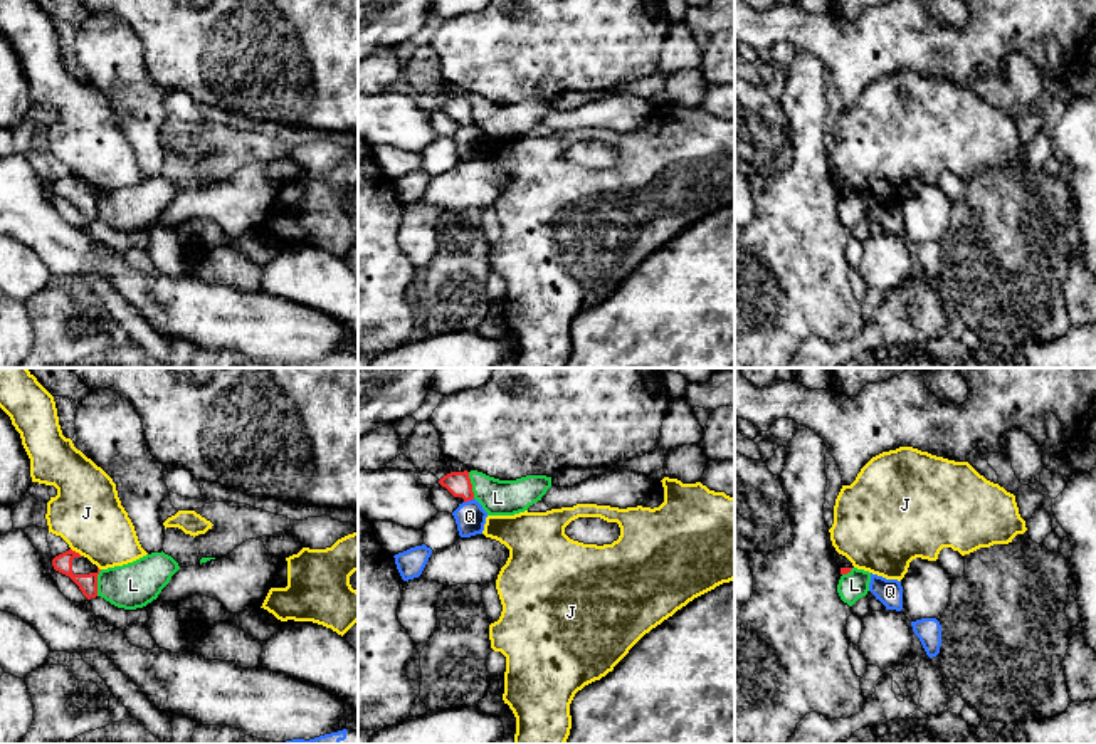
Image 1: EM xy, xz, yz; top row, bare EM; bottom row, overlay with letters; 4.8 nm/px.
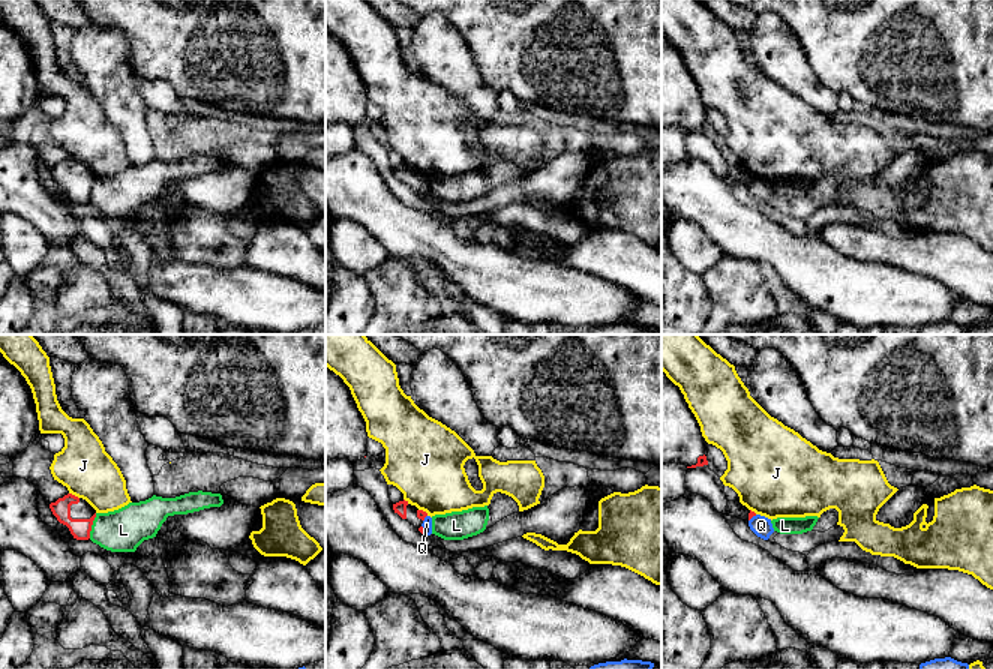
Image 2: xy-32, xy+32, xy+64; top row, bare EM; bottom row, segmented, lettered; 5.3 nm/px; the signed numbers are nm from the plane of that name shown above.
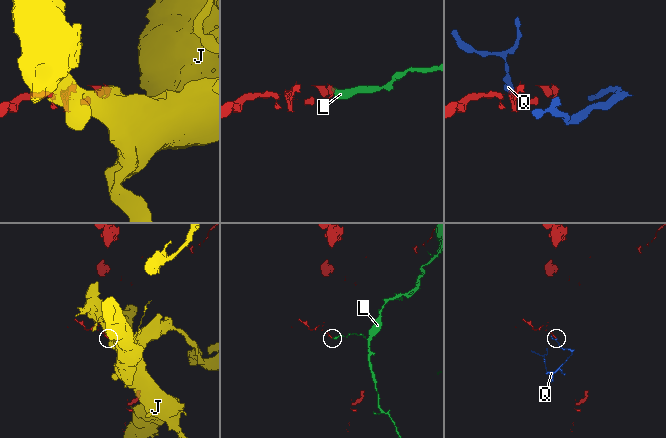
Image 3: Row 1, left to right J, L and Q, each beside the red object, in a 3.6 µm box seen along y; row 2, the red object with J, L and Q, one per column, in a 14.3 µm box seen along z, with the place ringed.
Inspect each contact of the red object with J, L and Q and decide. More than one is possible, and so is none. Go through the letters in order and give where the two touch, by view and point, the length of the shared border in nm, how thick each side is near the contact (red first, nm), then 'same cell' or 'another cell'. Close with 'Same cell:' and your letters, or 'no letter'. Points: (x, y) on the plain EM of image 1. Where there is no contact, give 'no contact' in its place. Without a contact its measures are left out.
J: contact xy (74, 175); length 70 nm; calibres 100 and 340 nm; another cell
L: contact xy (96, 207); length 130 nm; calibres 100 and 220 nm; another cell
Q: contact xz (468, 123); length 50 nm; calibres 110 and 150 nm; another cell
Same cell: no letter

